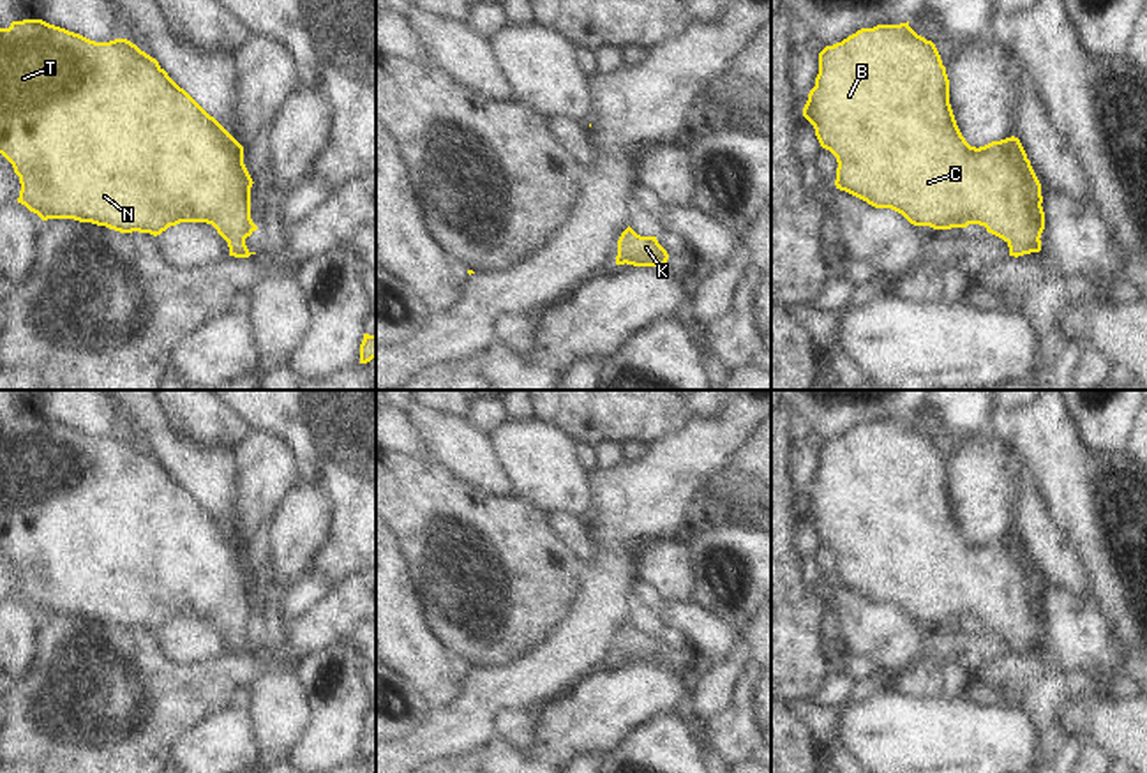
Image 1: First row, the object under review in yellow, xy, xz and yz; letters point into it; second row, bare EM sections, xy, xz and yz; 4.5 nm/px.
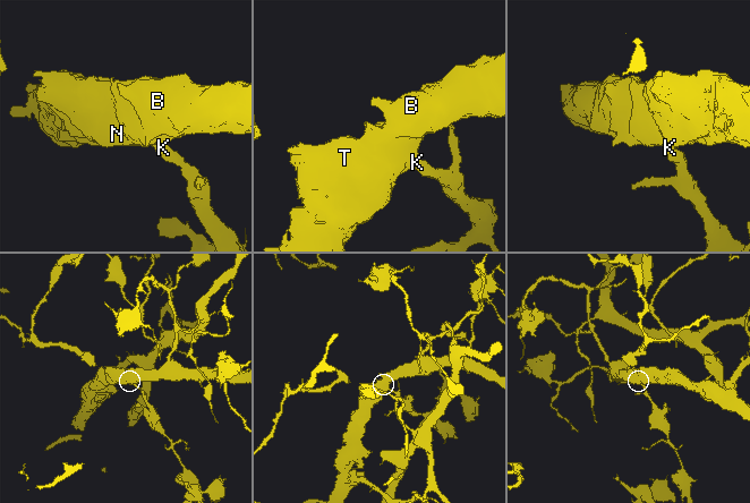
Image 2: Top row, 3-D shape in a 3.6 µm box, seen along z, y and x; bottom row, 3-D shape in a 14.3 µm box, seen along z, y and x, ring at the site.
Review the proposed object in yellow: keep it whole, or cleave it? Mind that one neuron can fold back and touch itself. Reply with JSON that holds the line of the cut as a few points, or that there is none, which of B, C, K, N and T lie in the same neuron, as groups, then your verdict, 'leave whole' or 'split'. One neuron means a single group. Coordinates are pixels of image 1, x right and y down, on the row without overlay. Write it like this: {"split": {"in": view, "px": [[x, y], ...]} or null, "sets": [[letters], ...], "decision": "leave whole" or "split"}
{"split": null, "sets": [["B", "C", "K", "N", "T"]], "decision": "leave whole"}

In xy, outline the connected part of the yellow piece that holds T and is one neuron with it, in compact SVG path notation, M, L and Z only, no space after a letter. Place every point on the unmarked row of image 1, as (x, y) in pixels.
M42 415L12 417L9 424L0 424L0 549L12 559L19 572L21 586L18 598L48 614L74 614L106 621L120 628L150 628L154 632L180 618L206 618L228 637L229 651L249 653L245 634L258 621L251 614L252 574L244 559L244 542L210 512L184 484L180 484L155 454L141 447L127 434L95 438L79 429L49 420Z

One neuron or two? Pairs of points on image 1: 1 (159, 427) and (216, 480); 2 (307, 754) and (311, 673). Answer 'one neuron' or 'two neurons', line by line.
1: one neuron
2: one neuron

